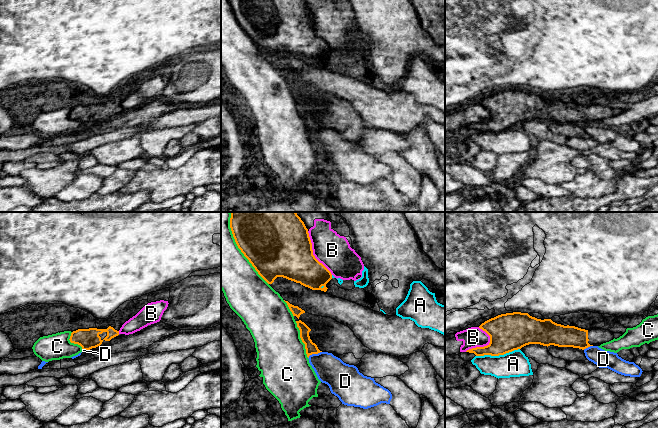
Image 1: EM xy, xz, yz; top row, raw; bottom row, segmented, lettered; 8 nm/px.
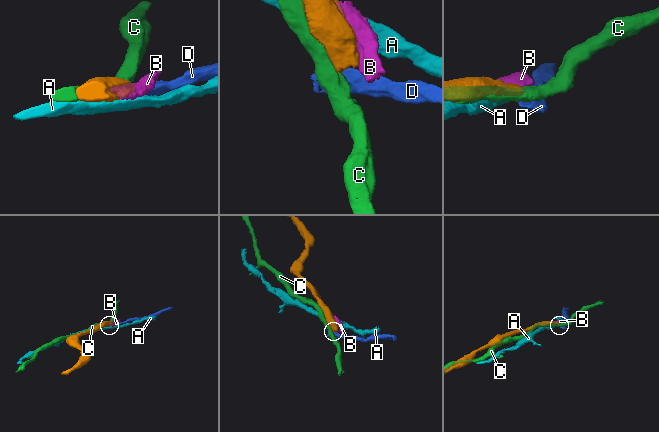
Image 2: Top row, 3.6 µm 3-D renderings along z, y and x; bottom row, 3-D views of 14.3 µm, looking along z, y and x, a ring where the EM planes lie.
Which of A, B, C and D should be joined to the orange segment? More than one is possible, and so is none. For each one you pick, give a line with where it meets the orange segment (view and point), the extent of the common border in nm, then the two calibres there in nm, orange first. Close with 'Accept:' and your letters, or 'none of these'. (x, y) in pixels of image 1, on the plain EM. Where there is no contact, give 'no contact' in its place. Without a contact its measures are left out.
Accept: none of these

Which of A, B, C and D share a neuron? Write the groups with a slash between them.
A / B / C / D

